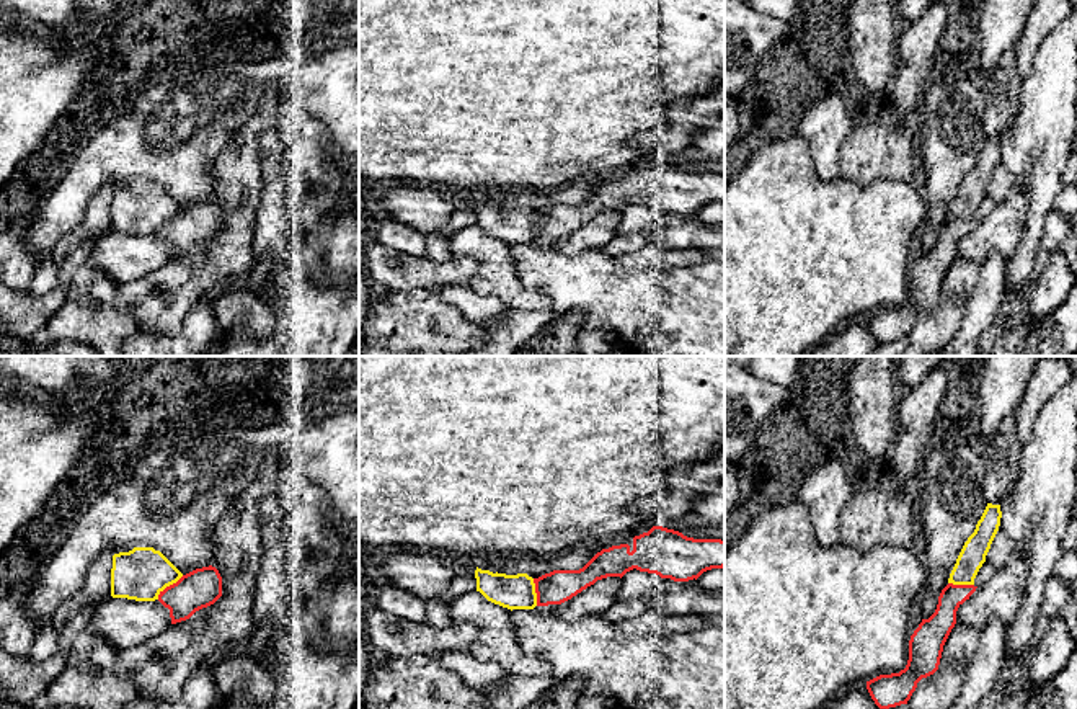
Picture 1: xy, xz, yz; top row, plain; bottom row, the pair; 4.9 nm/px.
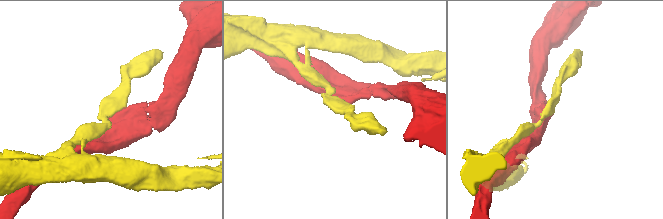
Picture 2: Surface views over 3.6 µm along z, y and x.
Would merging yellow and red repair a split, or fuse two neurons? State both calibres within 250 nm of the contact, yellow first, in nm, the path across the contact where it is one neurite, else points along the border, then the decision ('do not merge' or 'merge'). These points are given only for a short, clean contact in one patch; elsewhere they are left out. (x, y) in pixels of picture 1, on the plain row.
260/190 nm | do not merge

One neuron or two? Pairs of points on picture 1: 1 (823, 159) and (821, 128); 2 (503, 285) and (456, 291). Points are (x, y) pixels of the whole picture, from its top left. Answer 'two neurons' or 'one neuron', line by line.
1: one neuron
2: two neurons

